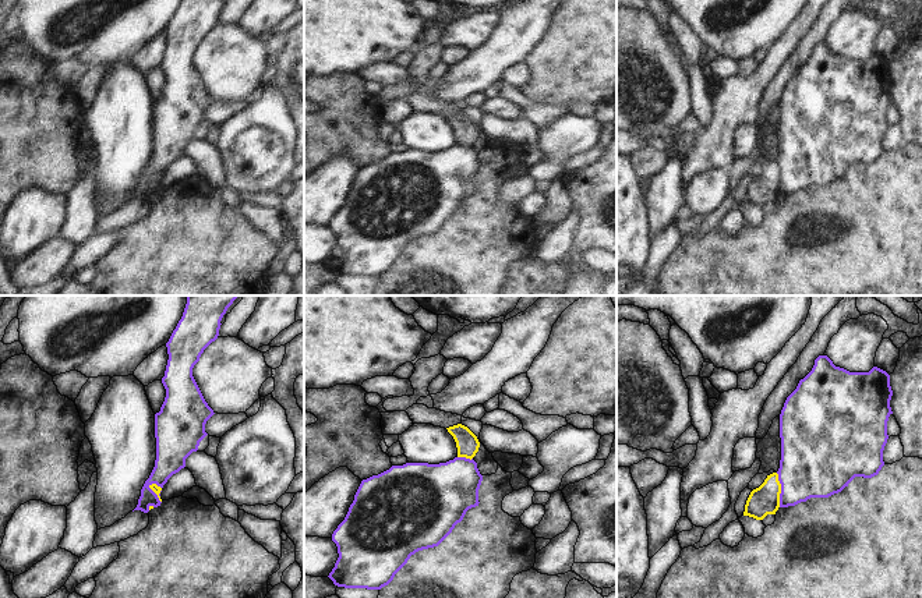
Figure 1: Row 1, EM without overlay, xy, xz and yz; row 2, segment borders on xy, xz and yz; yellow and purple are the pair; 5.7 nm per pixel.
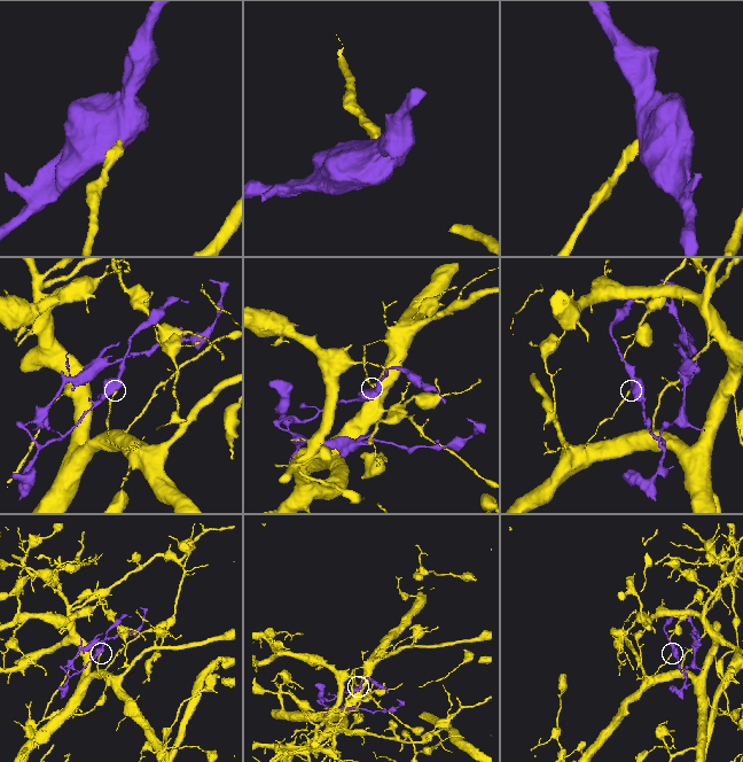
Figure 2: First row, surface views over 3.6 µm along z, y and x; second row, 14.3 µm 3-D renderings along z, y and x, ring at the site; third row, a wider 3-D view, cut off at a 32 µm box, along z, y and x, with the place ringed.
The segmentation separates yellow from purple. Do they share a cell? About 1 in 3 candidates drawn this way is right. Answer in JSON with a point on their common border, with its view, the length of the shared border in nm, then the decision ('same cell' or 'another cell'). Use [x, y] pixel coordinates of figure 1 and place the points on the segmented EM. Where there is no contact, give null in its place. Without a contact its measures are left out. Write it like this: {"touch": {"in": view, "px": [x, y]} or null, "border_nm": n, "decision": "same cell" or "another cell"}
{"touch": {"in": "yz", "px": [780, 489]}, "border_nm": 200, "decision": "another cell"}

